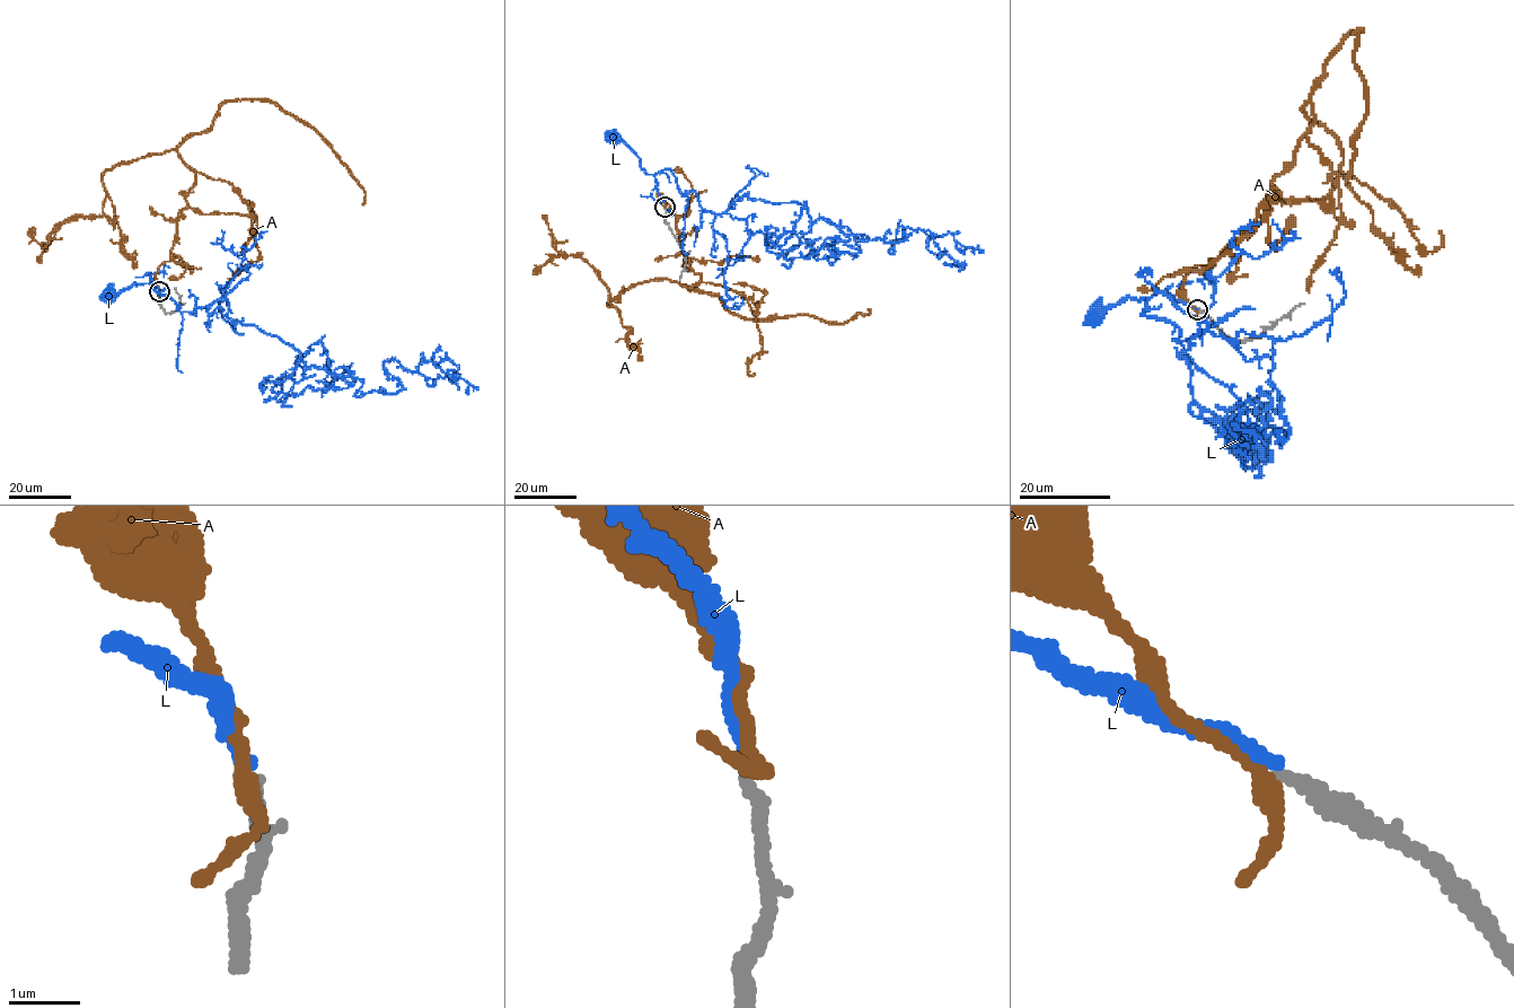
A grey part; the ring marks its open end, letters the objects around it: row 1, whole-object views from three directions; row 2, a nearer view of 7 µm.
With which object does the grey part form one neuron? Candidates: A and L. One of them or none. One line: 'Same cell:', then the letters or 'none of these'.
Same cell: L

